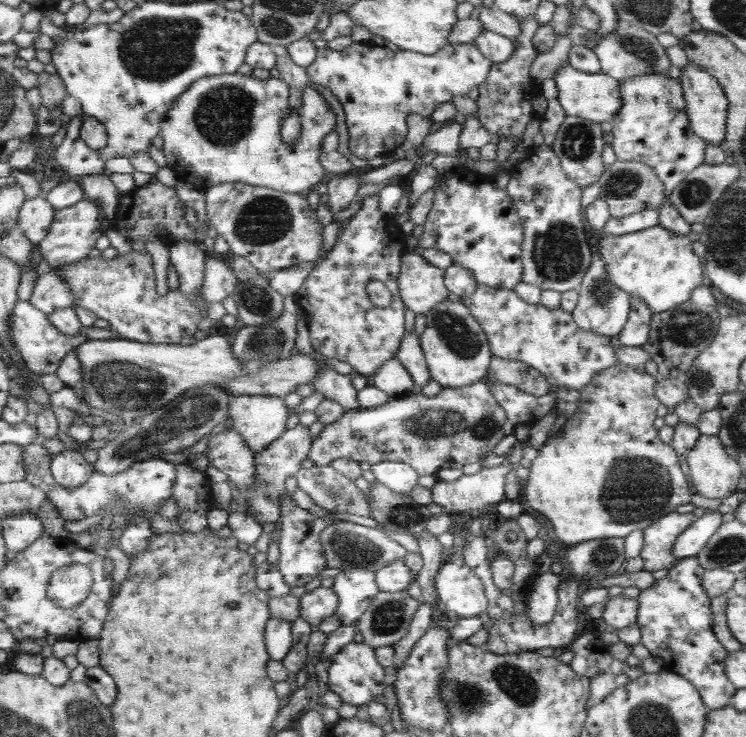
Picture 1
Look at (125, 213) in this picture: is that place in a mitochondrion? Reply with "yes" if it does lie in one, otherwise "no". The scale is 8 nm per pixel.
no

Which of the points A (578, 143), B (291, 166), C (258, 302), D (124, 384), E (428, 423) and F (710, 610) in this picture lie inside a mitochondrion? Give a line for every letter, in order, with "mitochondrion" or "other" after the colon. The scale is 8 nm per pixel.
A: mitochondrion
B: other
C: mitochondrion
D: mitochondrion
E: mitochondrion
F: other

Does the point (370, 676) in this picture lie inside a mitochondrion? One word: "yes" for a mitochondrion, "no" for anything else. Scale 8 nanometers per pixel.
no

